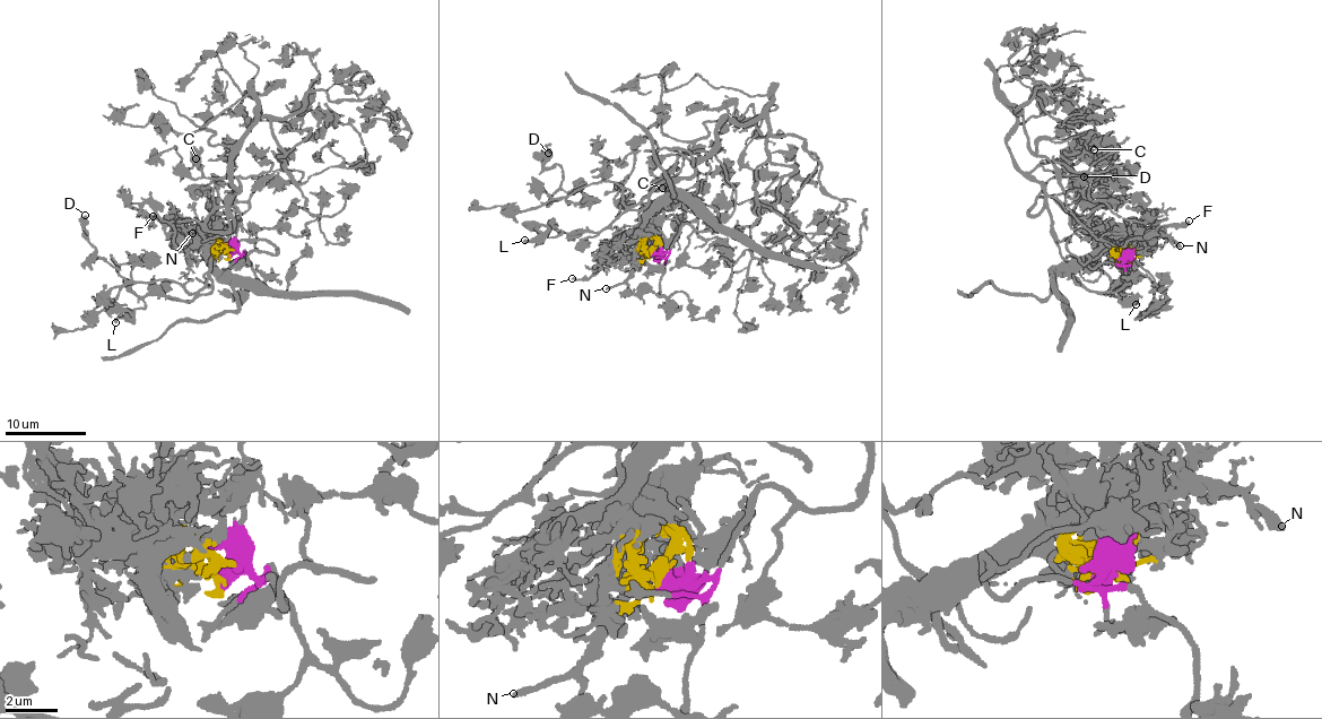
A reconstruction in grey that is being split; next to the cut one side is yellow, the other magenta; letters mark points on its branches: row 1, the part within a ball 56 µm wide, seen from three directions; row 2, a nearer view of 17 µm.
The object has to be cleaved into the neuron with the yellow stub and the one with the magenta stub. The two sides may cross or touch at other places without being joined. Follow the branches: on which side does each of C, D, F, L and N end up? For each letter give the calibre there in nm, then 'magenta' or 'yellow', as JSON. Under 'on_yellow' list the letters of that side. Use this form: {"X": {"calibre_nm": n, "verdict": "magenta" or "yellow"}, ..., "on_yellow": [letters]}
{"C": {"calibre_nm": 200, "verdict": "magenta"}, "D": {"calibre_nm": 480, "verdict": "magenta"}, "F": {"calibre_nm": 190, "verdict": "yellow"}, "L": {"calibre_nm": 280, "verdict": "magenta"}, "N": {"calibre_nm": 240, "verdict": "yellow"}, "on_yellow": ["F", "N"]}

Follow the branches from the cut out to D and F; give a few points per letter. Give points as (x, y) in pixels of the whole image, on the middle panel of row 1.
D: (652, 253), (679, 226), (668, 181), (627, 206), (592, 182), (574, 202), (548, 153)
F: (652, 253), (631, 262), (611, 257), (588, 277), (572, 278)

